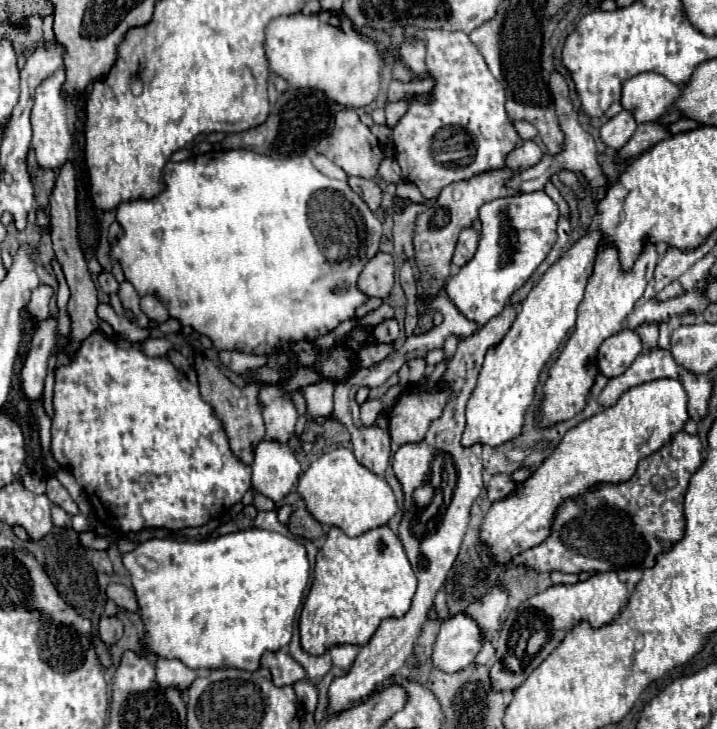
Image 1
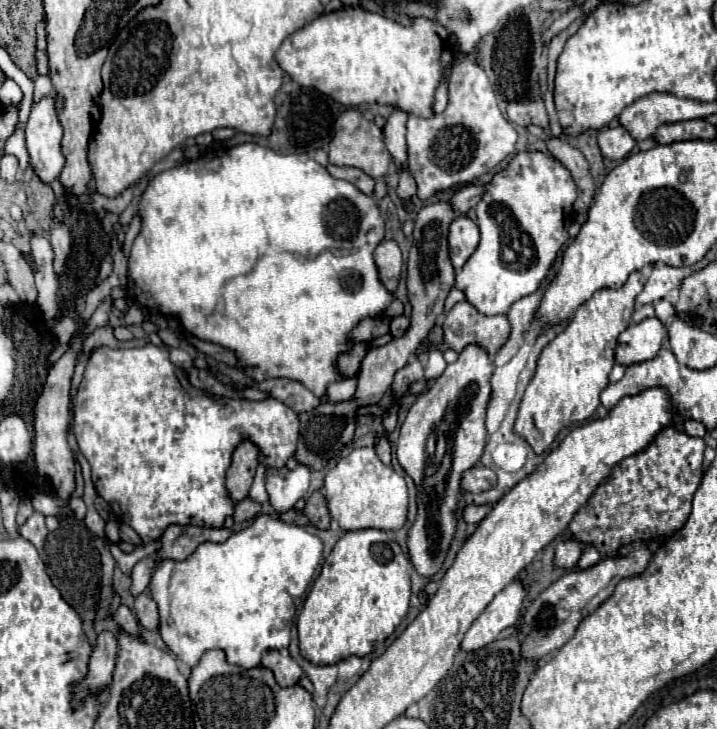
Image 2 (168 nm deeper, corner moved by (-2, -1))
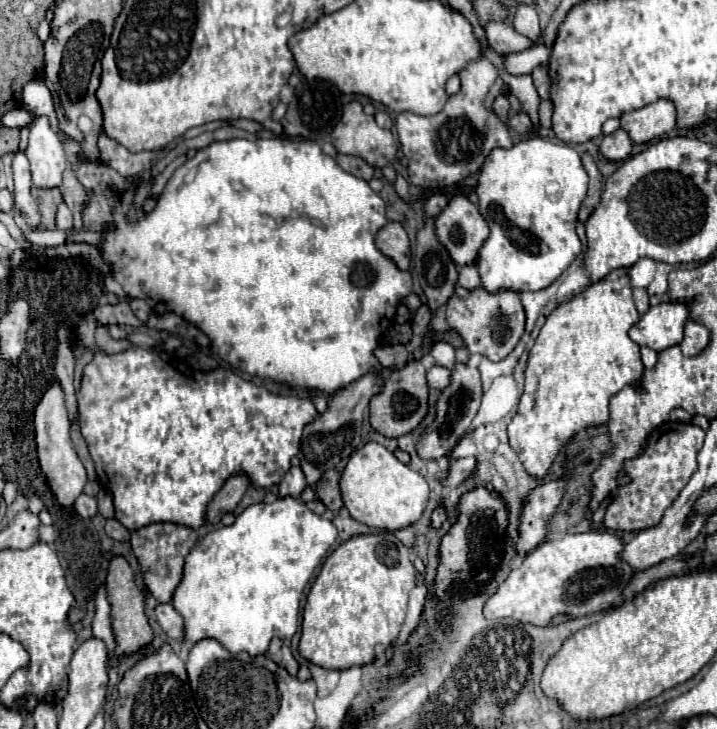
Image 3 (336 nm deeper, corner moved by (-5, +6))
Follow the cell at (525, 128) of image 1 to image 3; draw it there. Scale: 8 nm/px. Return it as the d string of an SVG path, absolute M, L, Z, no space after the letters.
M541 101L541 105L539 105L541 127L551 127L551 115L553 115L553 103L551 101Z

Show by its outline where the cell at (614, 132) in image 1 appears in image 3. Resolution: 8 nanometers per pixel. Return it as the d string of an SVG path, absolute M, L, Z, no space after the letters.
M617 129L611 135L603 137L603 141L599 145L599 151L609 161L623 161L631 153L631 145L633 145L633 141L631 141L629 133L625 129Z

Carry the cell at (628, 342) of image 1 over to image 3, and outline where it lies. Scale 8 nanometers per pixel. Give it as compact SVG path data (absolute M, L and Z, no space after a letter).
M661 303L651 307L639 323L629 329L629 337L639 347L649 347L653 351L663 351L667 347L679 345L683 339L683 325L689 319L687 305L681 303Z

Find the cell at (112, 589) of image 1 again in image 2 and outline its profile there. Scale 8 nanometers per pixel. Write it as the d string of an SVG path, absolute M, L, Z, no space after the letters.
M142 592L138 598L136 598L136 604L134 604L134 612L136 612L136 618L140 620L140 624L146 628L146 630L158 630L158 606L154 602L154 598L148 594L148 592Z

